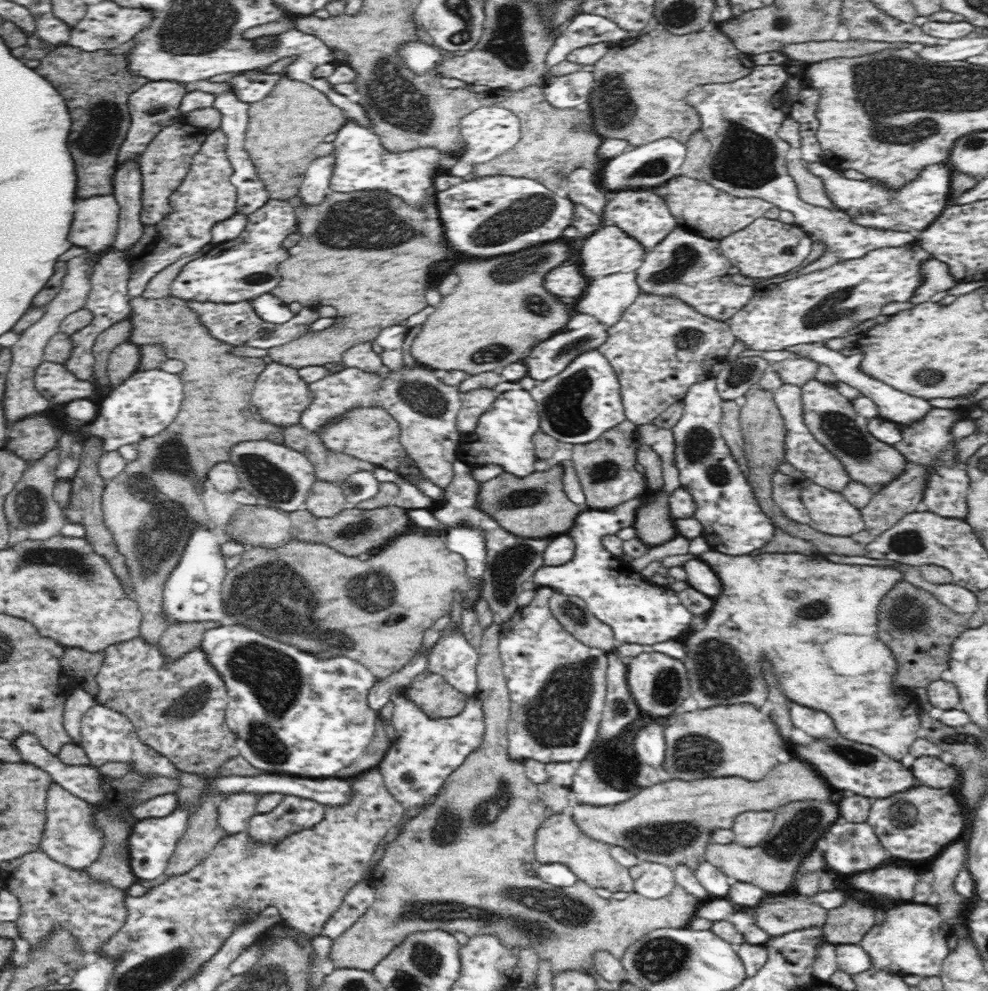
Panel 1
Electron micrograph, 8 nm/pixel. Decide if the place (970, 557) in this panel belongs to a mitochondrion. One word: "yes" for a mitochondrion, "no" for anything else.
no

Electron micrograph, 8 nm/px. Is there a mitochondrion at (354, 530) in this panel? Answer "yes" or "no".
yes

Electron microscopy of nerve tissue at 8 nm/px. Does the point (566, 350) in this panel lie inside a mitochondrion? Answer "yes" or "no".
yes

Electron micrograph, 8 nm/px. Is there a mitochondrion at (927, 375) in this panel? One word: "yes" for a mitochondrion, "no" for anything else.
yes

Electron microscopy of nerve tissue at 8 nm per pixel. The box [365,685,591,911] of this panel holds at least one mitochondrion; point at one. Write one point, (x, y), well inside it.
(501, 799)

